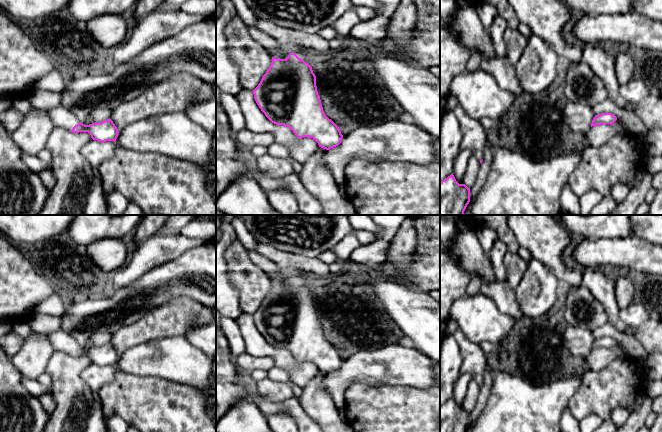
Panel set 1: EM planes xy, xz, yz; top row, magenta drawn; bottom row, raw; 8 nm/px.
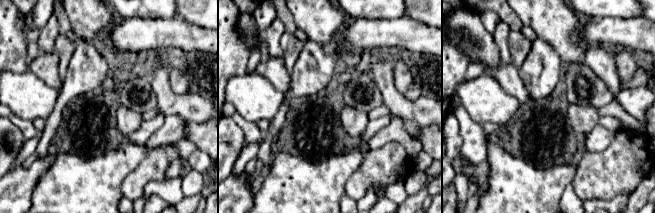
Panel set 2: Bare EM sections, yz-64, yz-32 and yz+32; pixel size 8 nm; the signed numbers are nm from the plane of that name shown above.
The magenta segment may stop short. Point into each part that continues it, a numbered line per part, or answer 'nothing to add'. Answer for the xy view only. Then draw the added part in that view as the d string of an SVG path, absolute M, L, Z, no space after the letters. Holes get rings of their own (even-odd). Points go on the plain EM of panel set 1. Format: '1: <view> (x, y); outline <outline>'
1: xy (61, 341); outline M62 329L52 331L49 340L55 352L71 355L79 347L78 342Z

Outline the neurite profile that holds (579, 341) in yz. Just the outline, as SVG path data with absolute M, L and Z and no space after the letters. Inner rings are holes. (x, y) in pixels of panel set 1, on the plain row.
M568 325L564 331L564 341L572 355L586 357L595 337L592 330Z

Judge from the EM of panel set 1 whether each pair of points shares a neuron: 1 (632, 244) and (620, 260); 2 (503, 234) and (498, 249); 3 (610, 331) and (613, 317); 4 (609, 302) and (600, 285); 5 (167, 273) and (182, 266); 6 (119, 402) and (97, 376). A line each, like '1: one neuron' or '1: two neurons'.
1: one neuron
2: two neurons
3: two neurons
4: one neuron
5: one neuron
6: two neurons

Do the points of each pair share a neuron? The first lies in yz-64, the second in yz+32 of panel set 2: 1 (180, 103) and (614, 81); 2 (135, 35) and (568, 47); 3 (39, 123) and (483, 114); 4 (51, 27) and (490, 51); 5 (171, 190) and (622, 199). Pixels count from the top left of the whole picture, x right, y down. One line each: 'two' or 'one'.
1: one
2: two
3: two
4: two
5: one

